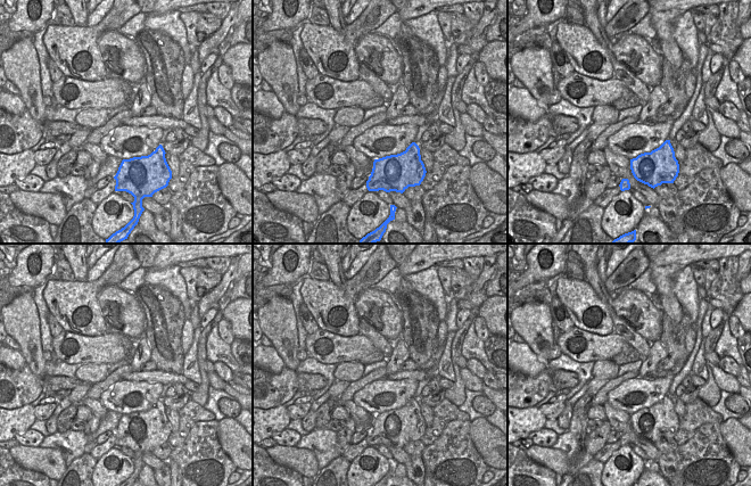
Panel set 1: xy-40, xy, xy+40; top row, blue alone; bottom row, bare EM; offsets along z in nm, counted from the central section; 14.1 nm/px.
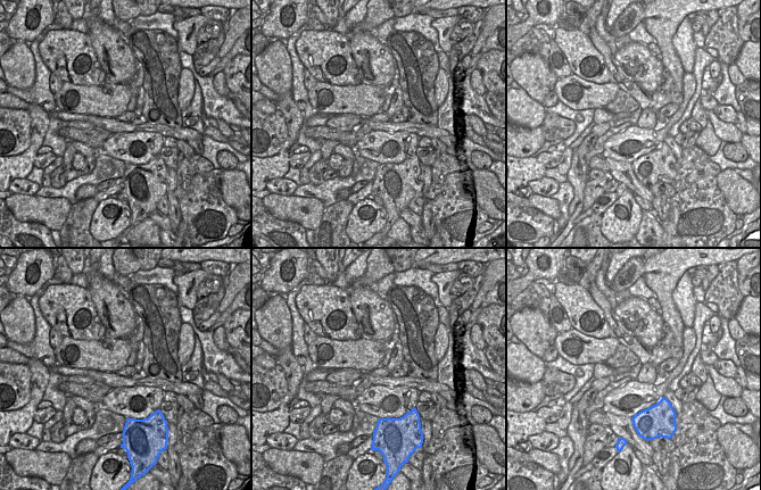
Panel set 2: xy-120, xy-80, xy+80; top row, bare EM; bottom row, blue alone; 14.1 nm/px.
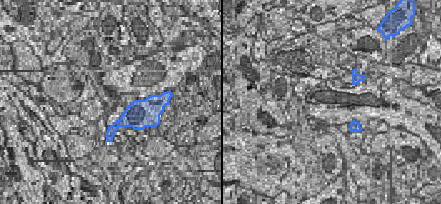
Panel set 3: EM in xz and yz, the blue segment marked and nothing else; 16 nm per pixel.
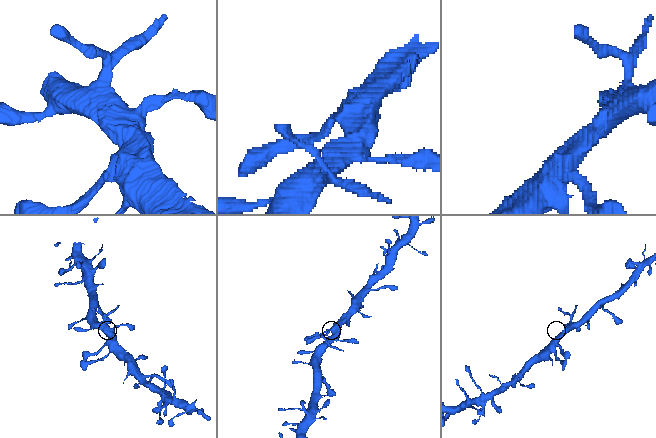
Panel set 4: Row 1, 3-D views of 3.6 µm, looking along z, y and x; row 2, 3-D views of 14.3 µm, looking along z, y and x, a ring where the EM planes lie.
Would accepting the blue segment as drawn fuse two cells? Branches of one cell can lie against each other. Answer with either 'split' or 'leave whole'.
leave whole

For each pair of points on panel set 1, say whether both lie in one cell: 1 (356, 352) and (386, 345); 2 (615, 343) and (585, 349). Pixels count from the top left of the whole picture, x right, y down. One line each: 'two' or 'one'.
1: two
2: one

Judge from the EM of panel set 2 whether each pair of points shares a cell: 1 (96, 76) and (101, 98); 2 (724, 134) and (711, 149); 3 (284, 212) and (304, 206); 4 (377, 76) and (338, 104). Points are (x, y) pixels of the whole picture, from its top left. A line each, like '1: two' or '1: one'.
1: two
2: two
3: one
4: two

